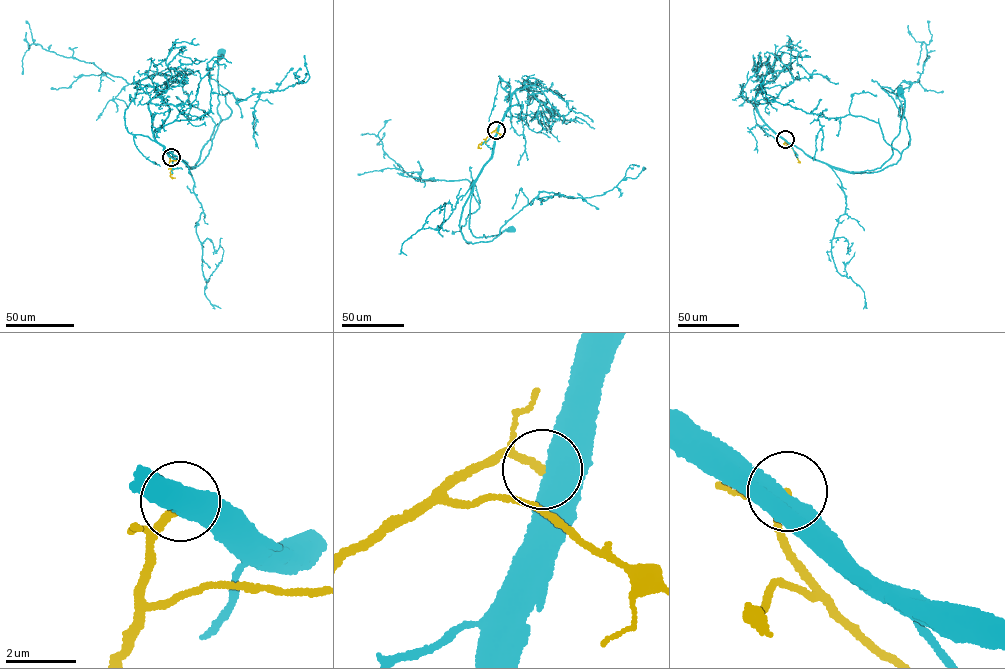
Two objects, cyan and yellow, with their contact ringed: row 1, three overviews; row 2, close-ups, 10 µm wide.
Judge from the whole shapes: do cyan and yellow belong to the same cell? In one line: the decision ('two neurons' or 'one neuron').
two neurons

